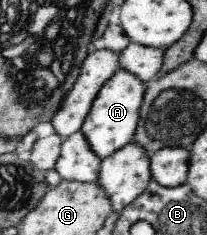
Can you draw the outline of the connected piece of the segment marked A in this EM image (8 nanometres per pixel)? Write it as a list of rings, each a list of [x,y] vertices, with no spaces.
[[[121,67],[99,90],[98,99],[91,108],[90,116],[81,131],[90,140],[95,154],[103,160],[113,152],[127,146],[135,138],[139,121],[142,119],[141,107],[145,100],[146,83],[137,74]]]

